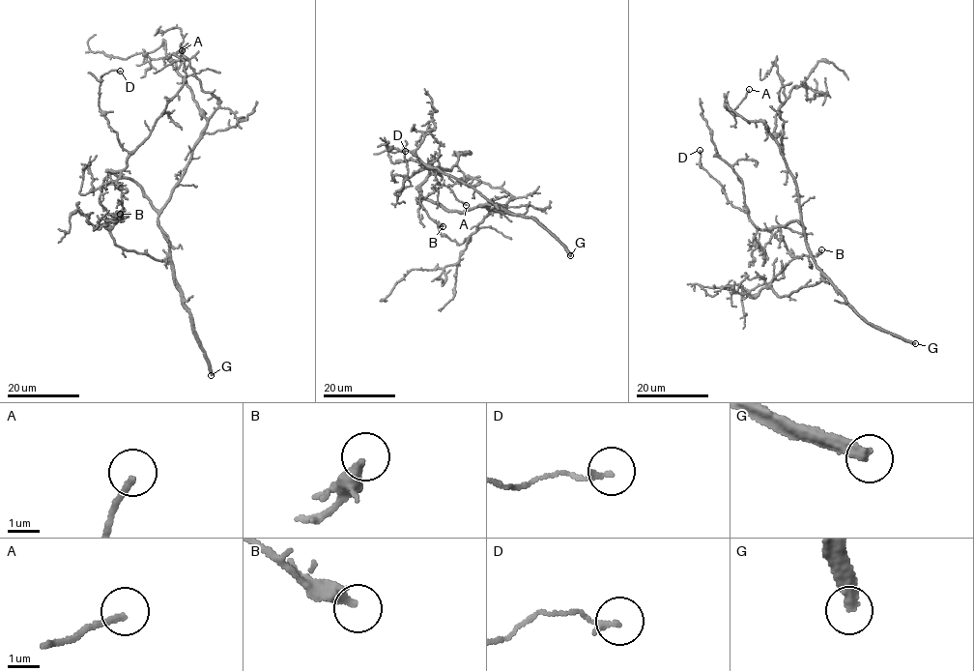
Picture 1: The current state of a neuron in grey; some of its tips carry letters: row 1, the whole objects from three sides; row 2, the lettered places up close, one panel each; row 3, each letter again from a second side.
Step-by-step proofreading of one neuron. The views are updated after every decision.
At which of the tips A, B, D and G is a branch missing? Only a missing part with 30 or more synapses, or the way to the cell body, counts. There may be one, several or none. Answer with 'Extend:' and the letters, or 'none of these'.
Extend: G

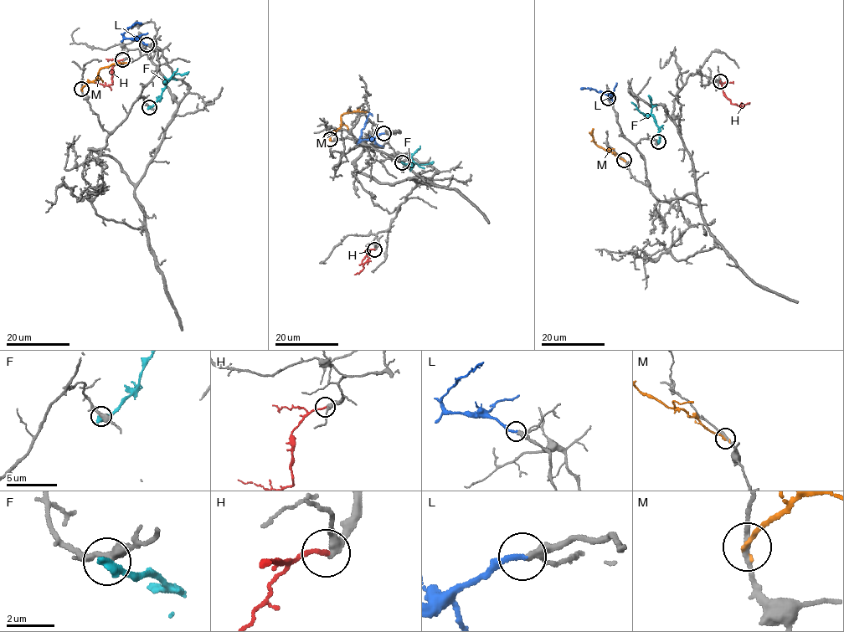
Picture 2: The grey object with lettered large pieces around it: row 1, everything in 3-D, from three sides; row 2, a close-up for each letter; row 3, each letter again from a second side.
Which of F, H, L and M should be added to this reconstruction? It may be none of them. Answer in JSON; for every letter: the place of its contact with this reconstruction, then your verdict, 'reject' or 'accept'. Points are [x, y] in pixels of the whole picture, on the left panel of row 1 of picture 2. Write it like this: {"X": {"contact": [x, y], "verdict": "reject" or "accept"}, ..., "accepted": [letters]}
{"F": {"contact": [149, 107], "verdict": "reject"}, "H": {"contact": [122, 59], "verdict": "reject"}, "L": {"contact": [146, 44], "verdict": "accept"}, "M": {"contact": [81, 89], "verdict": "reject"}, "accepted": ["L"]}

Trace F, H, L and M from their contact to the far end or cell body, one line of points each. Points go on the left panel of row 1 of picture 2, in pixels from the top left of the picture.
F: (149, 107), (157, 100), (172, 76), (188, 71)
H: (122, 59), (112, 68), (112, 84), (104, 86), (95, 82)
L: (146, 44), (123, 35), (134, 23), (141, 23)
M: (82, 89), (95, 79), (102, 68), (127, 63)

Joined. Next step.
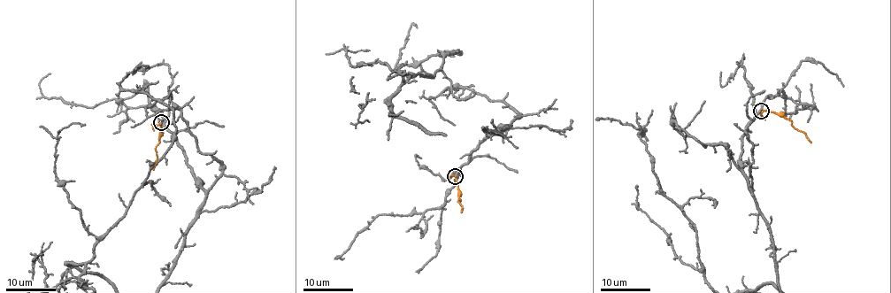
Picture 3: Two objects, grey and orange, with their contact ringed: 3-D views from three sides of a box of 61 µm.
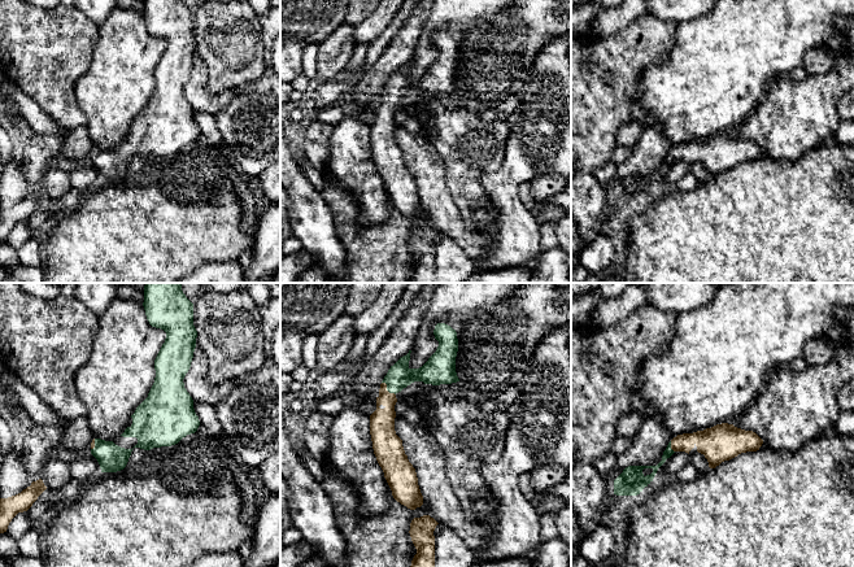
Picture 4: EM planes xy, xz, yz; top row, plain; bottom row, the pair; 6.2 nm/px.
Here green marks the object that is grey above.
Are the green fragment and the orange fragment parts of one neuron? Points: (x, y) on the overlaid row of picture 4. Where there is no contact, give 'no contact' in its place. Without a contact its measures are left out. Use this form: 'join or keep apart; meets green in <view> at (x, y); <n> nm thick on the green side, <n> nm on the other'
join; meets green in xz at (387, 389); 160 nm thick on the green side, 160 nm on the other

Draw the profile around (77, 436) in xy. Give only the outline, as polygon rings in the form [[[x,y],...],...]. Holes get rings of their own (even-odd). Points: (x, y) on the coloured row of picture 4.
[[[86,415],[69,420],[61,429],[61,446],[64,449],[77,453],[79,457],[91,454],[91,442],[96,437],[88,426]]]

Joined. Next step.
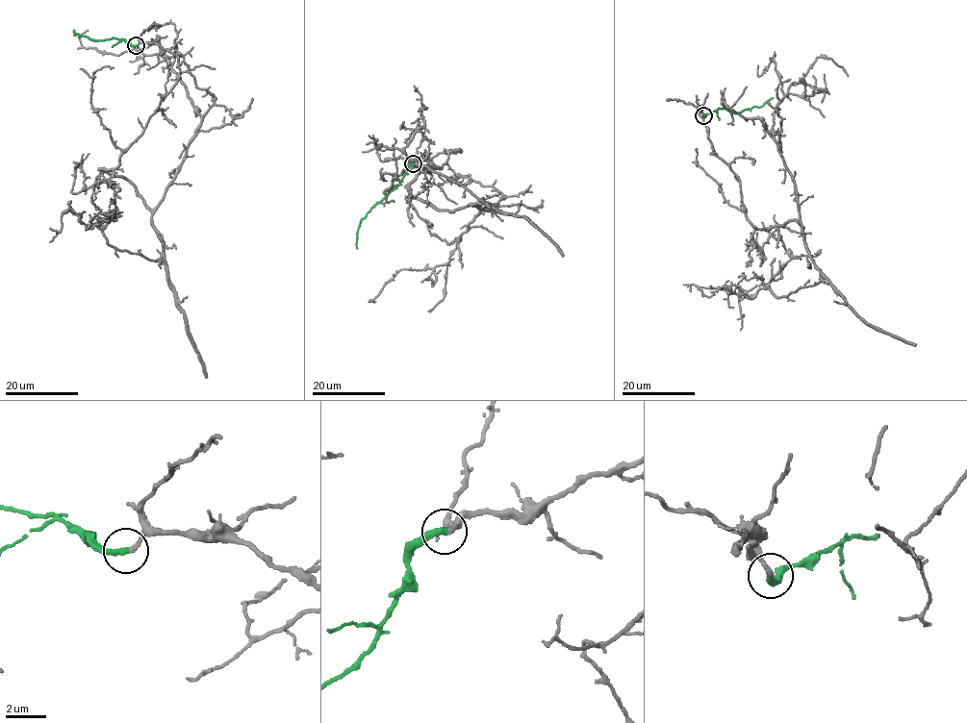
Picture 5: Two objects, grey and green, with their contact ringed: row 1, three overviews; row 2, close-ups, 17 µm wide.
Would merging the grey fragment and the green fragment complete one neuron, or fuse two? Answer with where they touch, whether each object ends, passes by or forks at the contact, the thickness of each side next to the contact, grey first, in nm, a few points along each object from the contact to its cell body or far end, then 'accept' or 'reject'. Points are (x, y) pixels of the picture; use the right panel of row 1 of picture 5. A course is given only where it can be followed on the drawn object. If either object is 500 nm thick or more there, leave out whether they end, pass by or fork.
at (703, 115); grey ends there; green ends there; 240 nm thick on the grey side, 320 nm on the other; grey runs (703, 115), (753, 226), (795, 220), (804, 237), (774, 112), (802, 80), (804, 97), (827, 91), (824, 74); green runs (703, 115), (725, 108), (737, 113), (761, 107), (773, 97); accept

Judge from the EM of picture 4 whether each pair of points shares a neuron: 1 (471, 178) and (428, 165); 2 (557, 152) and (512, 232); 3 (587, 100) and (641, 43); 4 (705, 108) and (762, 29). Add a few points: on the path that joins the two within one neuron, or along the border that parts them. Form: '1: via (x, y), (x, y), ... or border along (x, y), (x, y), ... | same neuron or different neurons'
1: border along (431, 143), (443, 164), (444, 182), (453, 200) | different neurons
2: via (535, 164), (512, 187), (512, 210) | same neuron
3: via (598, 86), (627, 57) | same neuron
4: via (705, 88), (743, 48) | same neuron

